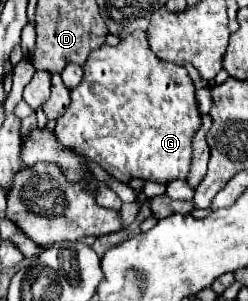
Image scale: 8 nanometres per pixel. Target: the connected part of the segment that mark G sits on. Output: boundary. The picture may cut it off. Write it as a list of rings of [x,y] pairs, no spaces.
[[[144,32],[126,36],[120,46],[104,44],[102,48],[96,48],[90,52],[82,68],[84,78],[78,88],[70,92],[70,108],[56,120],[56,134],[60,142],[84,152],[86,158],[120,182],[130,182],[132,178],[154,180],[160,184],[184,180],[192,162],[192,134],[200,128],[196,90],[186,68],[156,58]]]

